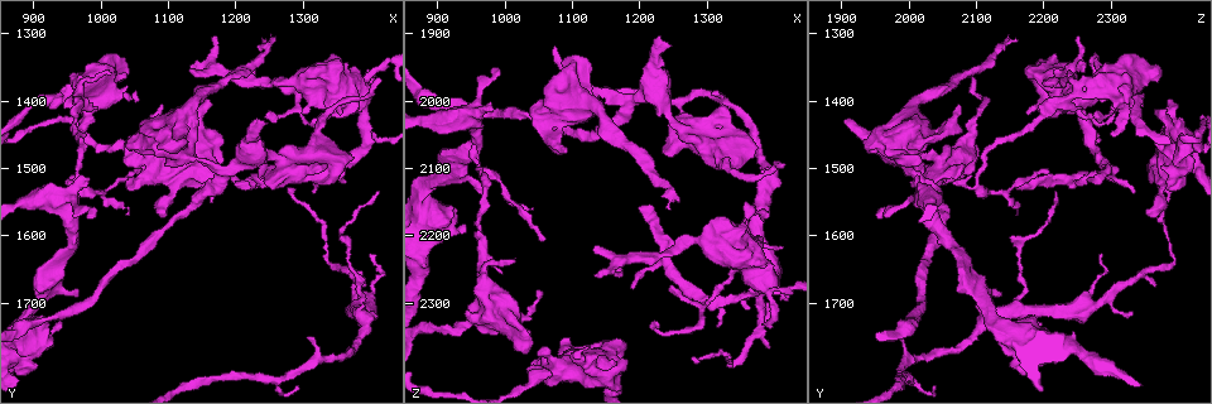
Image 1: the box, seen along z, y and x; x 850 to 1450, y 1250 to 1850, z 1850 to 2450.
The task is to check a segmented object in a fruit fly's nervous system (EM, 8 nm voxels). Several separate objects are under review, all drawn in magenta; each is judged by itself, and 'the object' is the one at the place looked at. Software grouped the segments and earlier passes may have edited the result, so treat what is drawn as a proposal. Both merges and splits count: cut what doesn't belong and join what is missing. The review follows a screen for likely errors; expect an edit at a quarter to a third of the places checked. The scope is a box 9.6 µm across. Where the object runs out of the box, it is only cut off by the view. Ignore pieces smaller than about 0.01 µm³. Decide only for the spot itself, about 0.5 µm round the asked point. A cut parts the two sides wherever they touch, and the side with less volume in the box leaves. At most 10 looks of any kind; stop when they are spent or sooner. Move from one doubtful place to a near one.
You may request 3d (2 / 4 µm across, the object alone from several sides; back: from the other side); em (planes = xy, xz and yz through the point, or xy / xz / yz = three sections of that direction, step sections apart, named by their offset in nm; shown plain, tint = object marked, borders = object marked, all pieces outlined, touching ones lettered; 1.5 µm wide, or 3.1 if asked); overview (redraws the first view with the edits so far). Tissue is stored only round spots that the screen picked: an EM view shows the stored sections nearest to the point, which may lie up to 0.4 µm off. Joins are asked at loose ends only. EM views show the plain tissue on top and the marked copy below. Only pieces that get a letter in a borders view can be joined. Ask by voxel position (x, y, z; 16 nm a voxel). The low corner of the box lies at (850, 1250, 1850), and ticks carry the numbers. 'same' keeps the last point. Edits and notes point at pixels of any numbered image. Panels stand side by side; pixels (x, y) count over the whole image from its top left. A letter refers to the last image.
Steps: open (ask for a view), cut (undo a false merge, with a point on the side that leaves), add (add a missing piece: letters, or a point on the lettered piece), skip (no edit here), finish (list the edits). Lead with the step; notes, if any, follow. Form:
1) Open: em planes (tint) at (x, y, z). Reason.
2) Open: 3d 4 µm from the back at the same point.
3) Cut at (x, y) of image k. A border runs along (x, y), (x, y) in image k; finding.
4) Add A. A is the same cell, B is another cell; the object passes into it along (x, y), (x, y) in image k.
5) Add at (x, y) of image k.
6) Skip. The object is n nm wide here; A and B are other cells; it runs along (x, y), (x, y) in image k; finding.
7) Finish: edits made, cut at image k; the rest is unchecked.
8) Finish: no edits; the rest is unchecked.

Open: 3d 4 µm at (980, 1520, 2015). Stops while still wide.

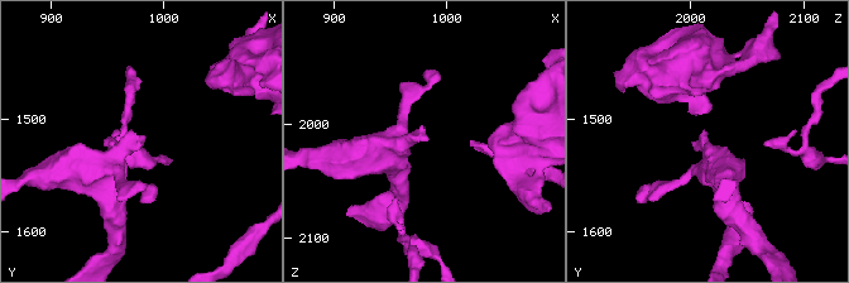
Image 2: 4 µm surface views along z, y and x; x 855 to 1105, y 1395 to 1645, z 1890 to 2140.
Open: em xz step 8 (borders) at (984, 1514, 2014). Now the EM.

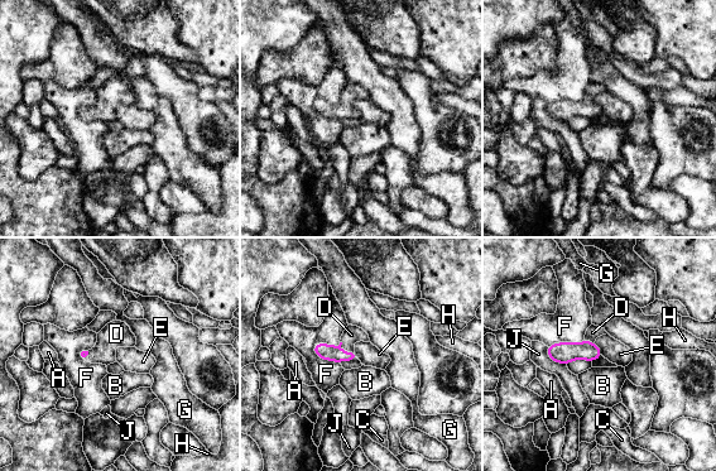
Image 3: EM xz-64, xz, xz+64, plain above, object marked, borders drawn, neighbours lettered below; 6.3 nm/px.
Add at (351, 335) of image 3. D is the same cell, A, B, C, E, F, G, H and J are other cells; it goes on there.

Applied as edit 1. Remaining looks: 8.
Open: overview. See it whole again.

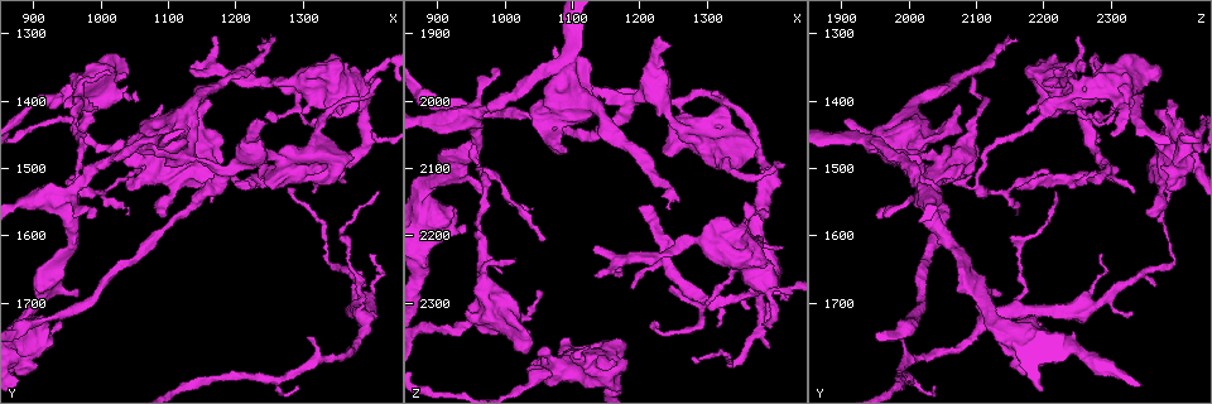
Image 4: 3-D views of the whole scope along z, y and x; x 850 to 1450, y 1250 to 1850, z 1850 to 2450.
Open: 3d 4 µm at (1090, 1410, 2080). Branch stops here.

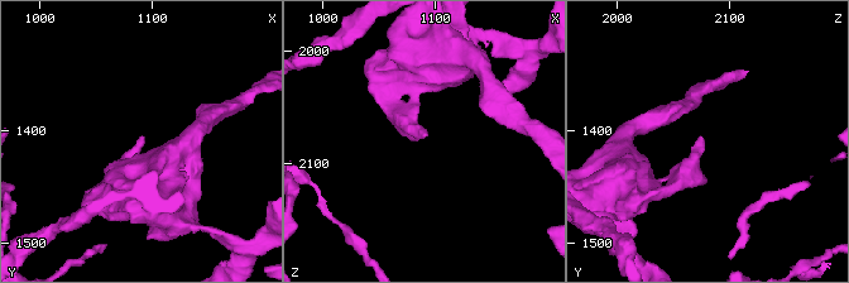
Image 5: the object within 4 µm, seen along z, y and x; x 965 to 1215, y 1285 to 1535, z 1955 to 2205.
Open: em yz step 4 (borders) at (1092, 1408, 2078). Need the tissue.

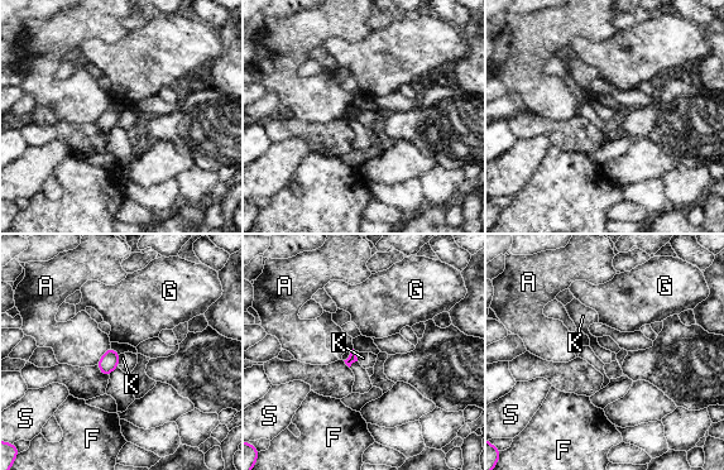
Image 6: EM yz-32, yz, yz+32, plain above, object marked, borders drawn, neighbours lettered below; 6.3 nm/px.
Skip. A, F, G, K and S are other cells; a border runs along (355, 351), (358, 360) in image 6; no lettered piece goes on from it.

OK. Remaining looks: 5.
Open: 3d 2 µm at (1205, 1520, 2155). An open end.

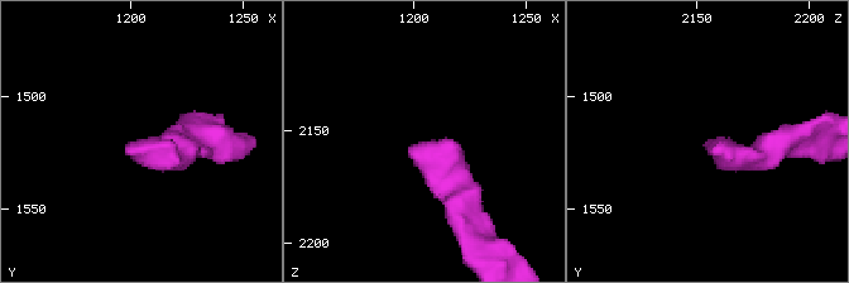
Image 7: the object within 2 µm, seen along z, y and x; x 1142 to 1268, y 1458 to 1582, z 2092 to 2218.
Open: em planes (borders) at (1205, 1525, 2155).

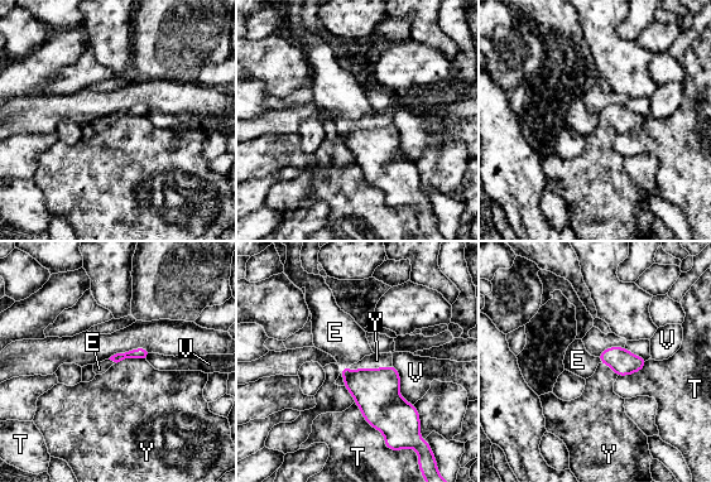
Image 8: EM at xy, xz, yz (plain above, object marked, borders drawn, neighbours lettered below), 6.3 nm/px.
Add at (335, 332) of image 8. The longest contact is with T, 360 nm; E is the same cell, T, V and Y are other cells; the object passes into it along (375, 390), (345, 366), (335, 332) in image 8; the cell continues.

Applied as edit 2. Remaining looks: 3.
Open: overview. See it whole again.

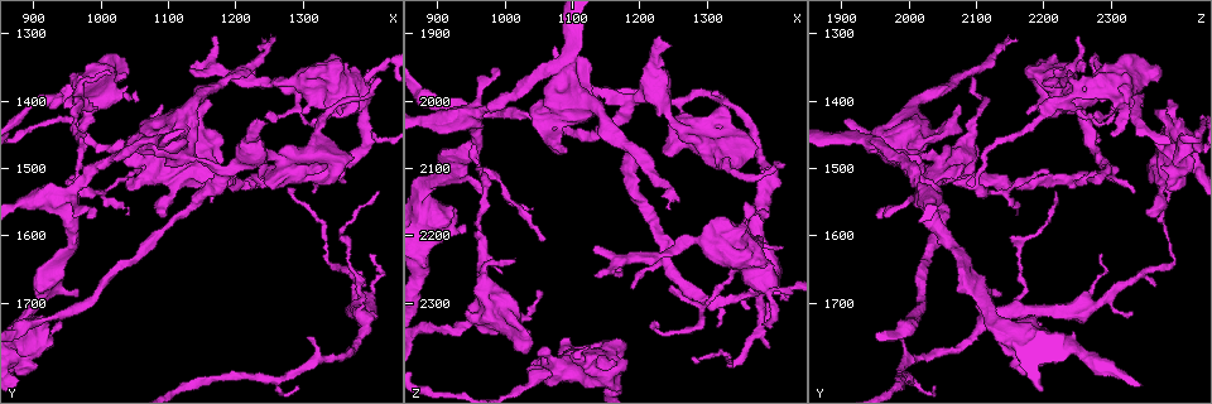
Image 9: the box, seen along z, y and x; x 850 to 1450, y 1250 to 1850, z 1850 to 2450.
Open: em planes (borders) at (1410, 1535, 2220). Long arm stops here.

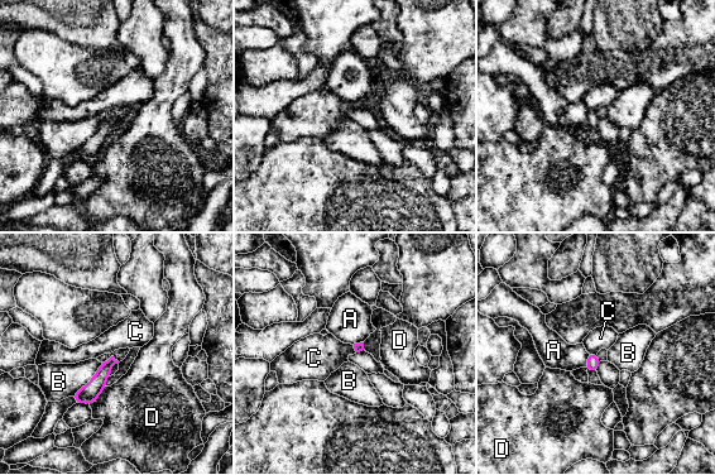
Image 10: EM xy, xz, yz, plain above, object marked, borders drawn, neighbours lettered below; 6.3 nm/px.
Skip. A, B, C and D are other cells; none of them fits.

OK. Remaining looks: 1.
Finish: edits made, add at image 3, add at image 8; the rest is unchecked.

